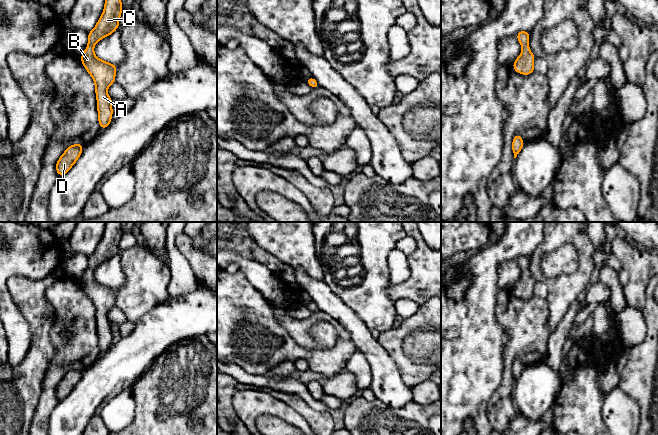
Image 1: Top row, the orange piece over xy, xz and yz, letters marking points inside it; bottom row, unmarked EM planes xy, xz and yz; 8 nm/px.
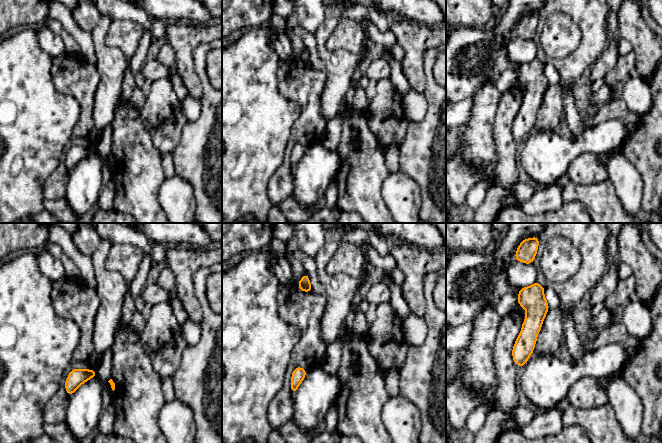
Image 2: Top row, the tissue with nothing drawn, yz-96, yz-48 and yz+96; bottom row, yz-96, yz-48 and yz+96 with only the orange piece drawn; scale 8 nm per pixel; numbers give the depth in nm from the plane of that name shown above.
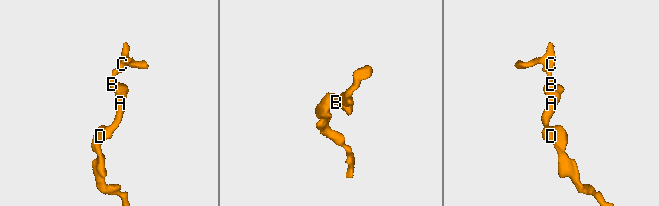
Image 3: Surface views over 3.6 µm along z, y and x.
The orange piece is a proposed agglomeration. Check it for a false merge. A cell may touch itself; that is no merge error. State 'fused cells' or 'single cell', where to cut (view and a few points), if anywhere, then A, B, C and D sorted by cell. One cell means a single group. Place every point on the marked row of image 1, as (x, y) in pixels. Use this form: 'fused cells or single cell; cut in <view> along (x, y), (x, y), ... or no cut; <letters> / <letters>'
single cell; no cut; A B C D

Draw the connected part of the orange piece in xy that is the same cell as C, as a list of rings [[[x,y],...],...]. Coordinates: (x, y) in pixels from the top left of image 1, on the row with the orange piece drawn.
[[[105,0],[105,6],[95,28],[88,34],[88,45],[80,57],[83,66],[95,82],[98,120],[101,129],[105,129],[112,118],[112,100],[107,89],[115,82],[117,66],[96,57],[93,48],[102,38],[111,35],[119,27],[122,13],[121,0]]]

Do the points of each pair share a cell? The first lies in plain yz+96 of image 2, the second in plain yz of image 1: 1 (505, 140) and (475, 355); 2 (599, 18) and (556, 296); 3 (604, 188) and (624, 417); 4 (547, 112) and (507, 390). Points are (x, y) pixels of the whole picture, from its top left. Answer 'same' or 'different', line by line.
1: different
2: same
3: different
4: same

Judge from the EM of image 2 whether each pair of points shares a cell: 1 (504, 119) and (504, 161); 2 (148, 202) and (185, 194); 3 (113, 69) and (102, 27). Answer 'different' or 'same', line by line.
1: same
2: different
3: same

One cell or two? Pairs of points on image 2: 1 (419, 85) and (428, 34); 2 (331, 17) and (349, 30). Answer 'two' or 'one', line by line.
1: one
2: two

